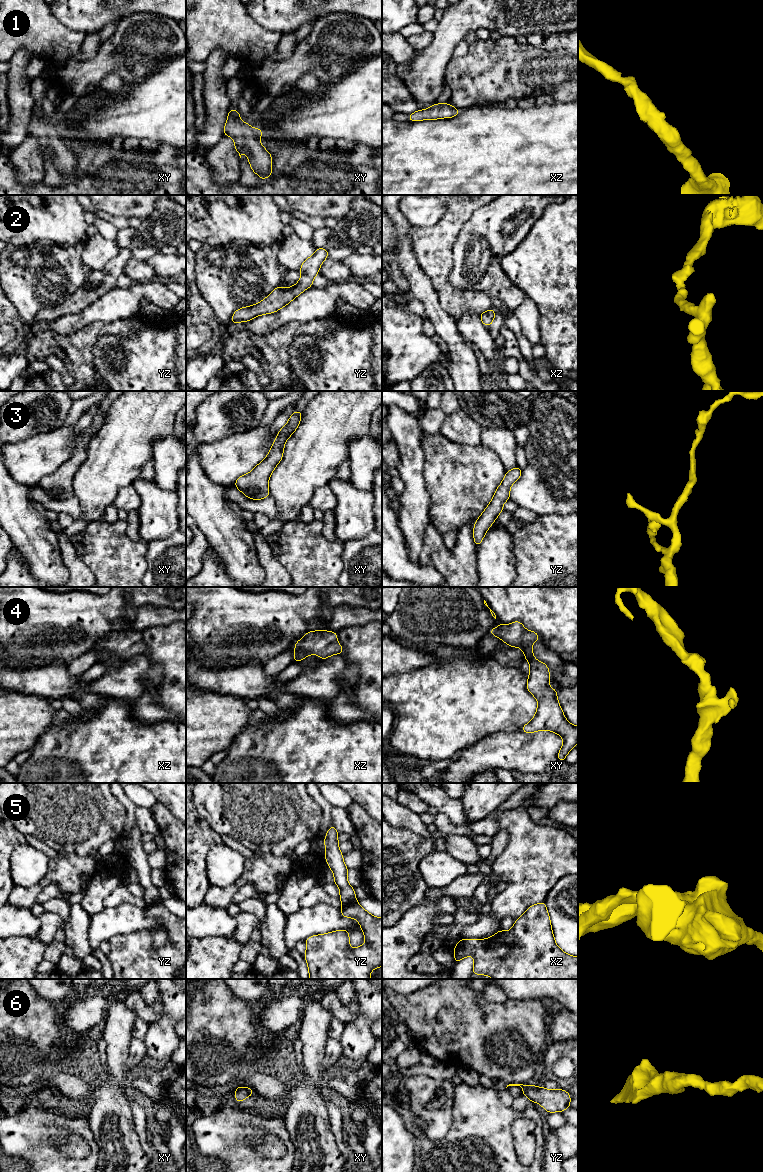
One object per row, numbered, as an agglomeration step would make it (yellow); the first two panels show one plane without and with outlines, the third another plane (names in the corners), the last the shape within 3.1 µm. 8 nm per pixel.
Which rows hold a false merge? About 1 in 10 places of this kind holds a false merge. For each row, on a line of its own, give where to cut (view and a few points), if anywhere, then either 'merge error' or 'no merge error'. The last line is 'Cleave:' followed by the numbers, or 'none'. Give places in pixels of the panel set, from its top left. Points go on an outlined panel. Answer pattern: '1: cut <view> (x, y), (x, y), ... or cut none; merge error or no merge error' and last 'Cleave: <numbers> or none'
1: cut none; no merge error
2: cut none; no merge error
3: cut none; no merge error
4: cut none; no merge error
5: cut yz (356, 900), (342, 906); merge error
6: cut none; no merge error
Cleave: 5

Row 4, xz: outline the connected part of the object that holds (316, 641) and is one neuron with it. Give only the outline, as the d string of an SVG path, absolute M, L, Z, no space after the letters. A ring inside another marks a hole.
M308 631L295 644L294 662L300 662L311 654L316 654L324 660L334 654L342 654L342 652L343 647L337 642L337 632Z

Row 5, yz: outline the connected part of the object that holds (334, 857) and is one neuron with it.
M332 825L326 834L324 839L324 845L326 847L325 859L327 860L328 867L334 874L334 883L340 889L340 900L342 906L356 902L356 896L354 888L349 885L347 876L348 868L343 861L343 854L339 850L338 843L338 831Z

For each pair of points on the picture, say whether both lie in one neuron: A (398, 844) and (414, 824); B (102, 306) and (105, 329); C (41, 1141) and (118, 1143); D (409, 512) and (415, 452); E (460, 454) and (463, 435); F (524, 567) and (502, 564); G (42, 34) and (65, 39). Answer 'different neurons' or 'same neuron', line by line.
A: different neurons
B: different neurons
C: different neurons
D: same neuron
E: different neurons
F: different neurons
G: same neuron

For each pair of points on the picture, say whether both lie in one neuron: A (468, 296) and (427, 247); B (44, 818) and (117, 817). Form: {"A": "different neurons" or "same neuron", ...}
{"A": "same neuron", "B": "same neuron"}

